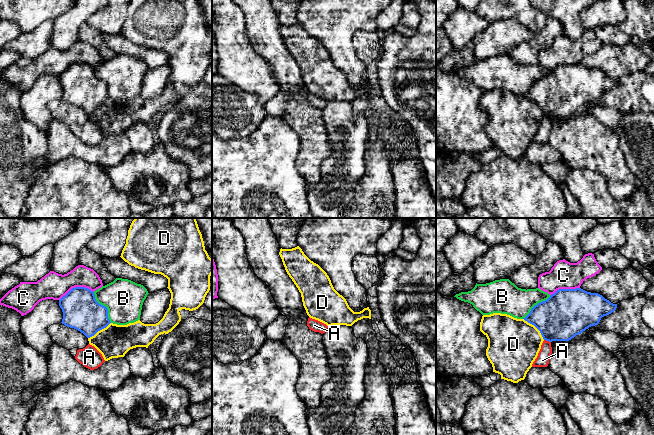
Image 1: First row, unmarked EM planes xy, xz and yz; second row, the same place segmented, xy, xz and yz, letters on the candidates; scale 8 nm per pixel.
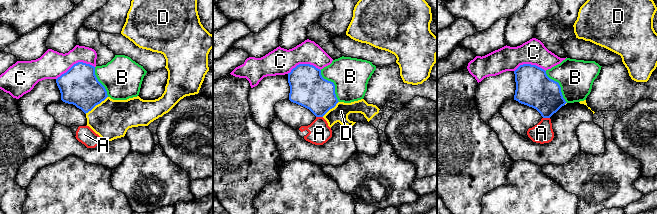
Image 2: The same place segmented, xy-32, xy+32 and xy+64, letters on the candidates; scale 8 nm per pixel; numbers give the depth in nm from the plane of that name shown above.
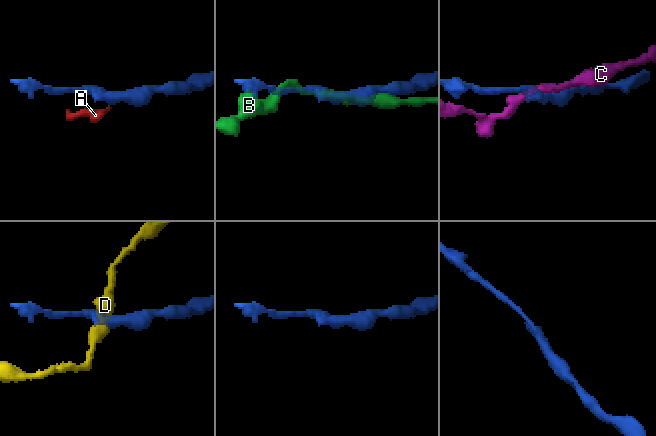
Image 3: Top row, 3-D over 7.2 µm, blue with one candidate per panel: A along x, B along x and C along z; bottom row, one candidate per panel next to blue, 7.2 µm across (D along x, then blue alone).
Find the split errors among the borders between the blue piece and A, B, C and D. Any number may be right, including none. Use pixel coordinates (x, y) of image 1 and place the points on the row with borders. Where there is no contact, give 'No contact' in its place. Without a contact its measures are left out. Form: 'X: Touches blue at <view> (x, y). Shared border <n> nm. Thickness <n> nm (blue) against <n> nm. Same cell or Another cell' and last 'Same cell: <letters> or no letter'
A: Touches blue at yz (547, 340). Shared border 60 nm. Thickness 380 nm (blue) against 110 nm. Another cell
B: Touches blue at xy (104, 306). Shared border 280 nm. Thickness 300 nm (blue) against 300 nm. Another cell
C: Touches blue at xy (76, 287). Shared border 280 nm. Thickness 300 nm (blue) against 220 nm. Another cell
D: Touches blue at yz (535, 326). Shared border 240 nm. Thickness 380 nm (blue) against 420 nm. Another cell
Same cell: no letter

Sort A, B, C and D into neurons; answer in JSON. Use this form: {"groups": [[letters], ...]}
{"groups": [["A"], ["B"], ["C"], ["D"]]}

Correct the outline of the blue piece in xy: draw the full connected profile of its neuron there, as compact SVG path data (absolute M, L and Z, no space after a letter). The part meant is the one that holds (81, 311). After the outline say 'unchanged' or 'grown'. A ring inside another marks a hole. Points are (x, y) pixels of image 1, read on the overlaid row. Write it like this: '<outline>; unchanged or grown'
M85 287L72 288L59 300L62 324L83 333L87 338L106 328L111 322L107 307L99 304L94 292Z; unchanged

